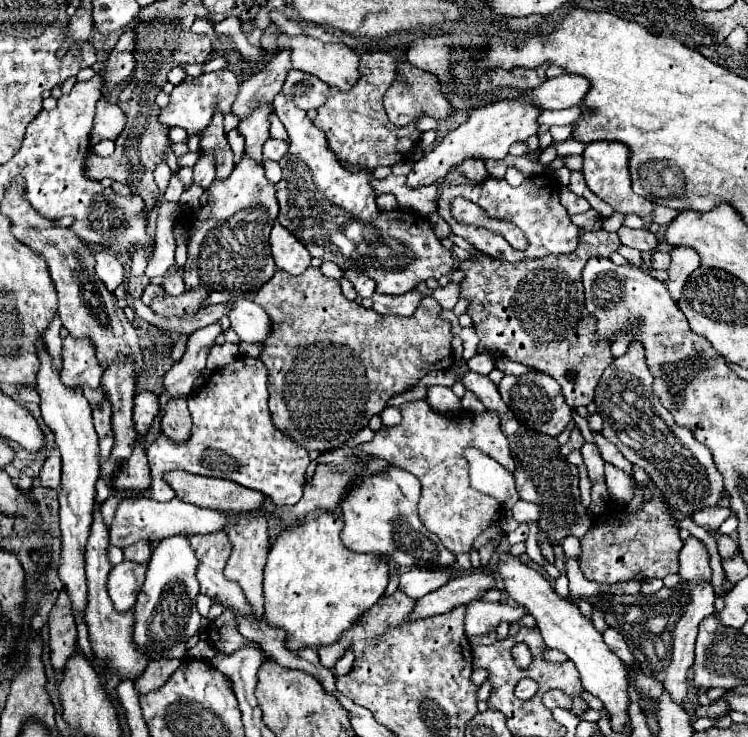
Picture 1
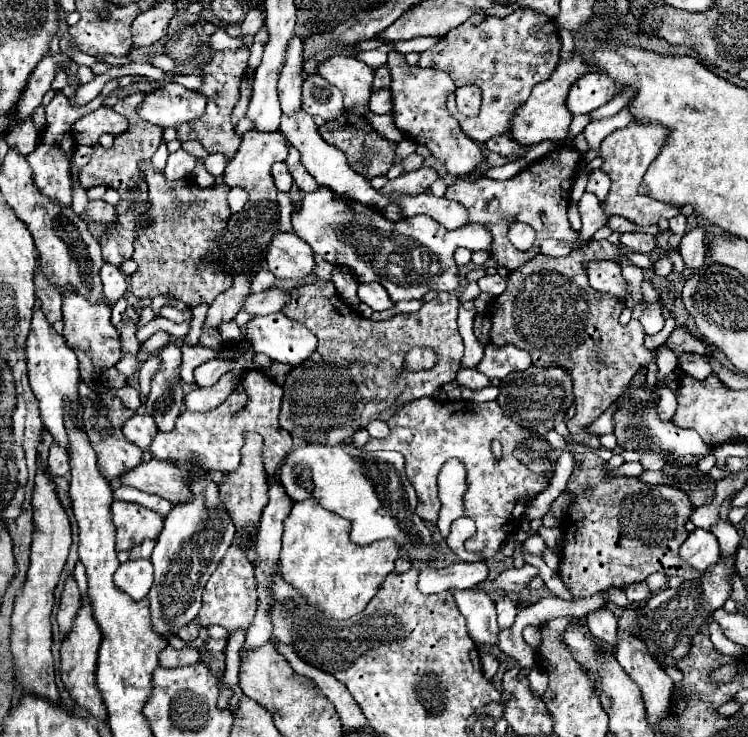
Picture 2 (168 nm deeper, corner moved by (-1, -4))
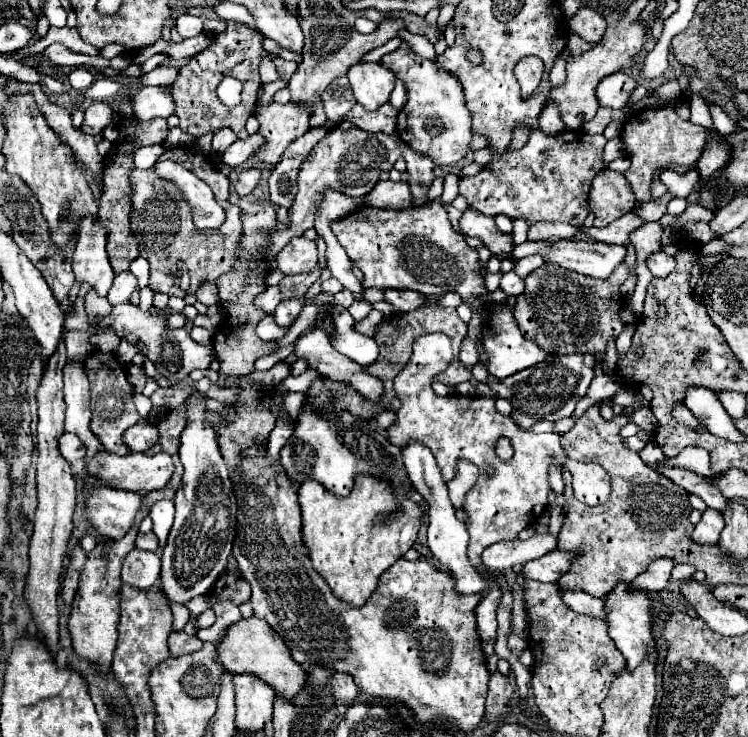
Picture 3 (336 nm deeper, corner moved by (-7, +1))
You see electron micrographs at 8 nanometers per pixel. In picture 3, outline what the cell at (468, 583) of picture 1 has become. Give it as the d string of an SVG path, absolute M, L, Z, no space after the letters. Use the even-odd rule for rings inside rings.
M555 549L535 561L527 561L521 569L521 575L525 579L533 579L541 583L557 583L557 579L569 569L569 563L571 563L571 555Z

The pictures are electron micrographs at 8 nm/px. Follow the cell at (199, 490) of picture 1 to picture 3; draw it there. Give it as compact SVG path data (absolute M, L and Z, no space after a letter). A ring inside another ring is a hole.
M107 451L97 453L97 457L89 463L89 471L97 475L105 485L115 487L115 489L125 489L125 491L135 491L135 493L149 493L157 489L165 489L173 475L173 461L167 453L157 453L153 457L143 455L143 453L129 453L127 457L119 457Z

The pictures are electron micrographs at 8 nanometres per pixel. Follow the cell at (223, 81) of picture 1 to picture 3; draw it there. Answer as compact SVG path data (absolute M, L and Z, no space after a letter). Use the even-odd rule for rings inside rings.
M141 87L133 97L135 115L141 121L149 121L153 117L169 117L175 111L175 101L169 89L165 87Z

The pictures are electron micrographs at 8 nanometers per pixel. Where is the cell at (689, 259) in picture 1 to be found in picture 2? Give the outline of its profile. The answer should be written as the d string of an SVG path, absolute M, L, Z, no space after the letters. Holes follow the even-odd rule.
M697 226L697 228L689 230L689 232L681 238L679 252L681 252L687 268L697 270L699 266L703 266L705 248L707 248L705 236L707 236L707 228L705 228L705 226Z

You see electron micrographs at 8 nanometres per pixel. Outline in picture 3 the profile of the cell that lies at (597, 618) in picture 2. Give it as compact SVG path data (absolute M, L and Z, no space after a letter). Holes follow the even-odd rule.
M561 589L561 599L573 611L579 611L589 617L603 617L603 621L607 621L605 619L605 599L597 599L581 591L565 591L565 589Z

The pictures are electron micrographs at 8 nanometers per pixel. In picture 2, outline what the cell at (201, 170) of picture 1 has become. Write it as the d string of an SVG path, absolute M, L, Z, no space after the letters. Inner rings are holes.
M211 154L209 158L205 158L205 166L213 176L221 176L225 172L227 166L227 156L225 154Z

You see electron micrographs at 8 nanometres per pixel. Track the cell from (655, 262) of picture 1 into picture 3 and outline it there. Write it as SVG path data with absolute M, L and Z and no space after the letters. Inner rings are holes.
M657 251L647 257L647 267L655 277L667 277L675 269L675 259L663 251Z

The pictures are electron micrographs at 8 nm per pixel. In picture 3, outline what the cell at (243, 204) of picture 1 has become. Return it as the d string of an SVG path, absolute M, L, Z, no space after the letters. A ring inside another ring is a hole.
M271 103L267 107L261 107L257 121L257 135L265 139L265 145L257 153L253 153L253 157L269 165L281 161L283 151L309 129L309 113L293 103Z

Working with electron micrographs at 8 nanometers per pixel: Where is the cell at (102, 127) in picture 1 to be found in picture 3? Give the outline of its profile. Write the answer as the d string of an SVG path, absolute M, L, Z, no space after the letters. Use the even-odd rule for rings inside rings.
M95 101L85 109L85 121L81 125L81 131L89 135L101 135L103 129L113 123L113 115L115 113L107 103Z

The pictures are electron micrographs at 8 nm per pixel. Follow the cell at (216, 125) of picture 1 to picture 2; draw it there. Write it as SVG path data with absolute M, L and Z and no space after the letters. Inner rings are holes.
M243 46L239 50L219 50L211 56L211 60L203 66L203 84L199 88L199 94L207 96L207 110L201 118L191 120L191 122L183 122L179 126L175 126L177 130L177 138L181 142L185 140L199 140L207 152L223 152L229 158L233 158L235 150L239 148L241 136L237 136L233 124L231 124L231 110L235 108L235 104L239 102L239 88L241 88L241 80L247 74L247 58L249 58L249 48Z

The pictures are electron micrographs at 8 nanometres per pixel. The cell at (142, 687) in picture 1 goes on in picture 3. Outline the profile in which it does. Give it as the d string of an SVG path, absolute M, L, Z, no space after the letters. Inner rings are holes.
M183 631L179 633L171 633L169 635L169 651L173 657L181 657L181 655L189 655L189 653L195 653L197 649L201 649L203 643L193 635L187 635Z

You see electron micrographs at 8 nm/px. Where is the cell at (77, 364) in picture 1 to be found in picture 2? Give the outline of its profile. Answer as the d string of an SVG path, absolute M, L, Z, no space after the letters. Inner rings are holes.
M67 286L67 290L63 292L63 322L65 322L63 336L71 348L81 348L81 350L89 352L97 374L101 374L105 368L115 366L123 356L121 348L119 348L119 332L117 332L117 328L111 326L109 318L111 318L109 304L105 304L105 302L91 304L81 294L77 294L71 286Z

